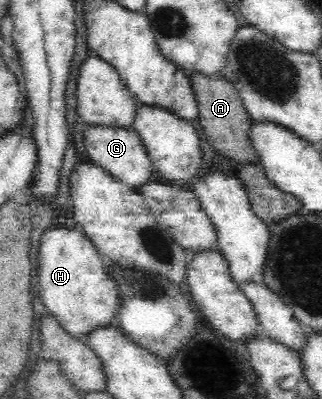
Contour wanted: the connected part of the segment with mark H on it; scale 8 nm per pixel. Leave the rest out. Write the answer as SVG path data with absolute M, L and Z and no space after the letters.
M79 228L49 229L41 235L37 255L39 297L47 311L71 335L83 340L89 330L113 325L118 306L118 289L115 282L103 273L105 263L91 240Z

